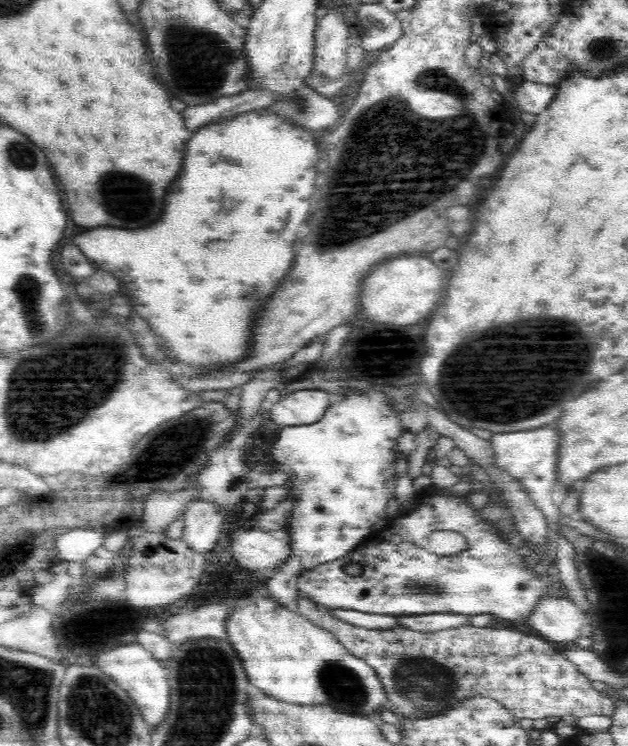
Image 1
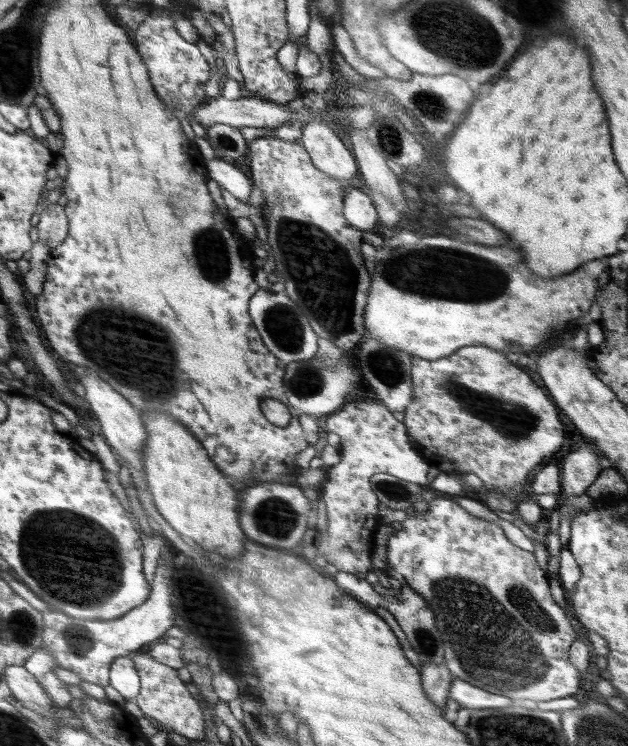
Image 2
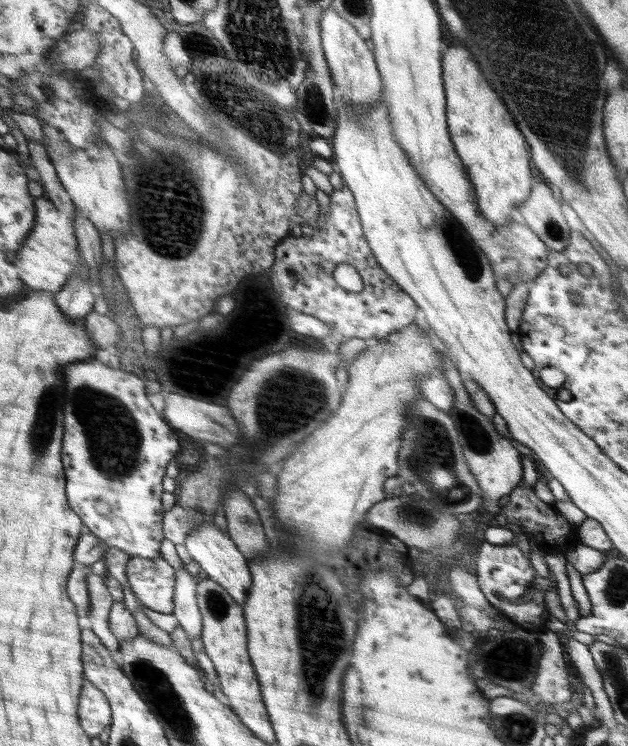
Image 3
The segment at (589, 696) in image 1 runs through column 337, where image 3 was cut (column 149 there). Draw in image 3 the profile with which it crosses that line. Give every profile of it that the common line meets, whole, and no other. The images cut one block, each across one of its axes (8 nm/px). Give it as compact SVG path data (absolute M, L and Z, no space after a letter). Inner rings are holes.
M108 547L103 555L105 562L106 576L110 576L118 580L124 592L123 604L130 610L133 615L140 636L146 636L149 640L172 649L171 639L168 632L161 630L152 623L152 620L142 611L142 604L136 595L132 593L128 579L126 579L126 564L128 564L130 556L127 552L114 547Z

